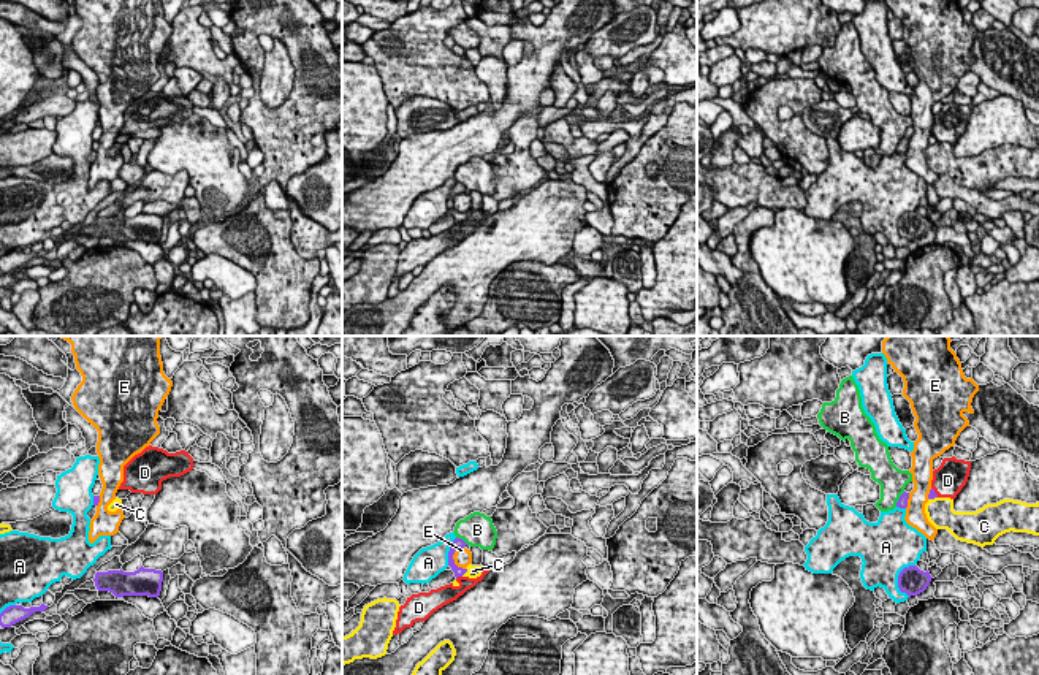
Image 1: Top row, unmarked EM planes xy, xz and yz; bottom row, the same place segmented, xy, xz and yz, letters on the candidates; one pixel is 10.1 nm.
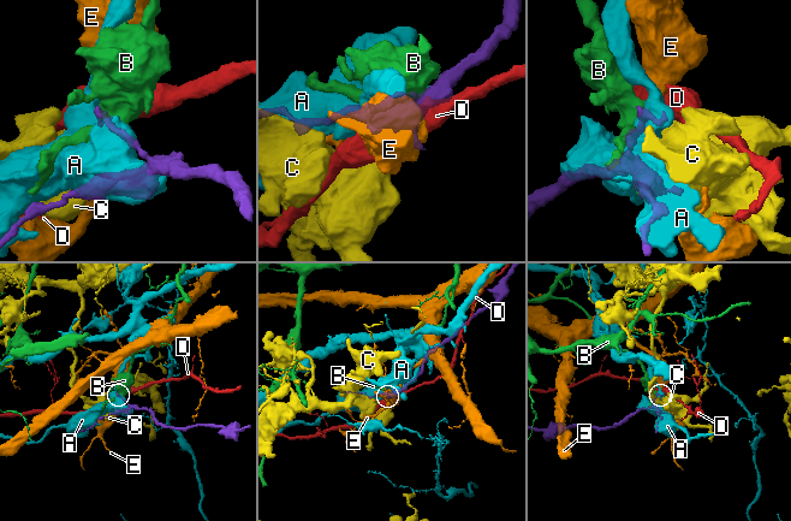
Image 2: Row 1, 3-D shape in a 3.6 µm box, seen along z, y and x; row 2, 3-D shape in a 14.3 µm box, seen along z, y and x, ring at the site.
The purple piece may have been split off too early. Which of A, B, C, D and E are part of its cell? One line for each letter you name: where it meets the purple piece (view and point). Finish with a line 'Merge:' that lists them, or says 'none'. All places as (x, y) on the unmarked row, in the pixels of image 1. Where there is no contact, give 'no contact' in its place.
Merge: none

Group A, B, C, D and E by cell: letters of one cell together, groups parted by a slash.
A / B / C / D / E

